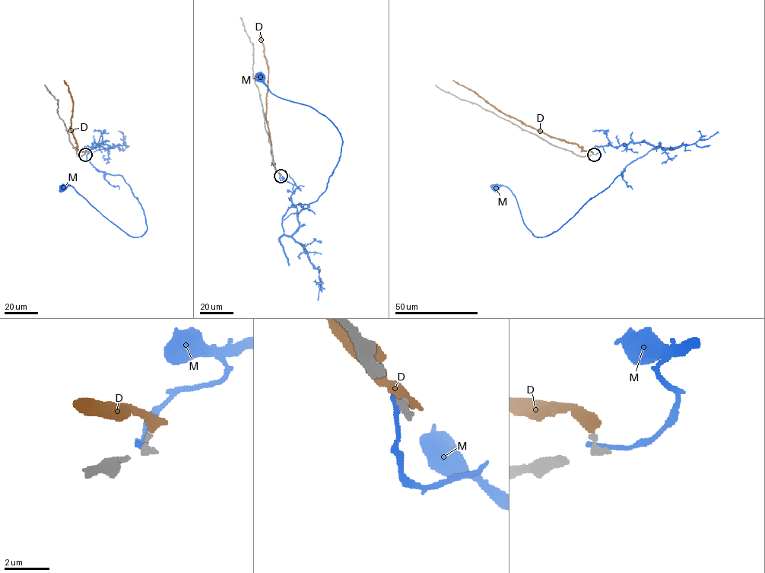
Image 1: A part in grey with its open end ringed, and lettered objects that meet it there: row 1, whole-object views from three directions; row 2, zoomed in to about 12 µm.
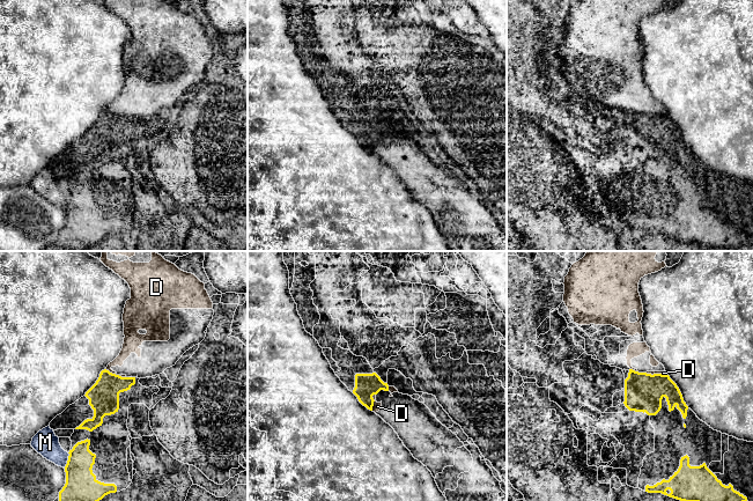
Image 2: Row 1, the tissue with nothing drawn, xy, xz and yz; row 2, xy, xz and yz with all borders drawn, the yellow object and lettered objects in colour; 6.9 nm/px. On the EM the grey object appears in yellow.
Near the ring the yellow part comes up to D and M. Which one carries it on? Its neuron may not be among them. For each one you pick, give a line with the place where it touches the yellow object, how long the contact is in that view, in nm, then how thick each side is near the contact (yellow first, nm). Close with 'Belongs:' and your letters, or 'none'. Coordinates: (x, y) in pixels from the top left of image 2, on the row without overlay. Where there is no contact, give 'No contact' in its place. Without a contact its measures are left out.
Belongs: none

